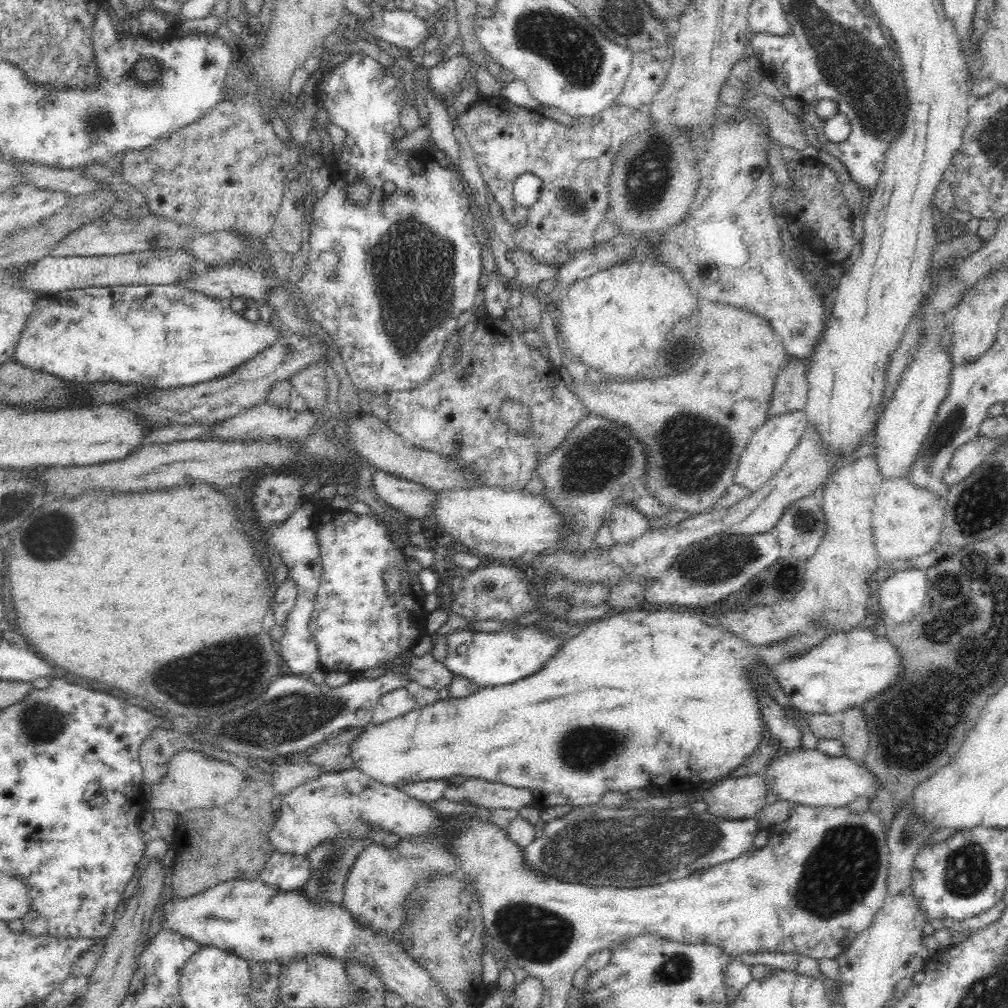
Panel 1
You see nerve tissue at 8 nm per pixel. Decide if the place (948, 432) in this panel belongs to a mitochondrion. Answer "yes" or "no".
yes

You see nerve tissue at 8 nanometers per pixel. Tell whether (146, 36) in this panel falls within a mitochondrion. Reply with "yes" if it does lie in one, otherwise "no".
no

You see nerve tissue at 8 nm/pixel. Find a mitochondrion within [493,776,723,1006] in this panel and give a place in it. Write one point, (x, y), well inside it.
(676, 968)

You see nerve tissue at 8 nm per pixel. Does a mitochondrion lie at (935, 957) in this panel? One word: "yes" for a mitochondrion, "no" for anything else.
no

